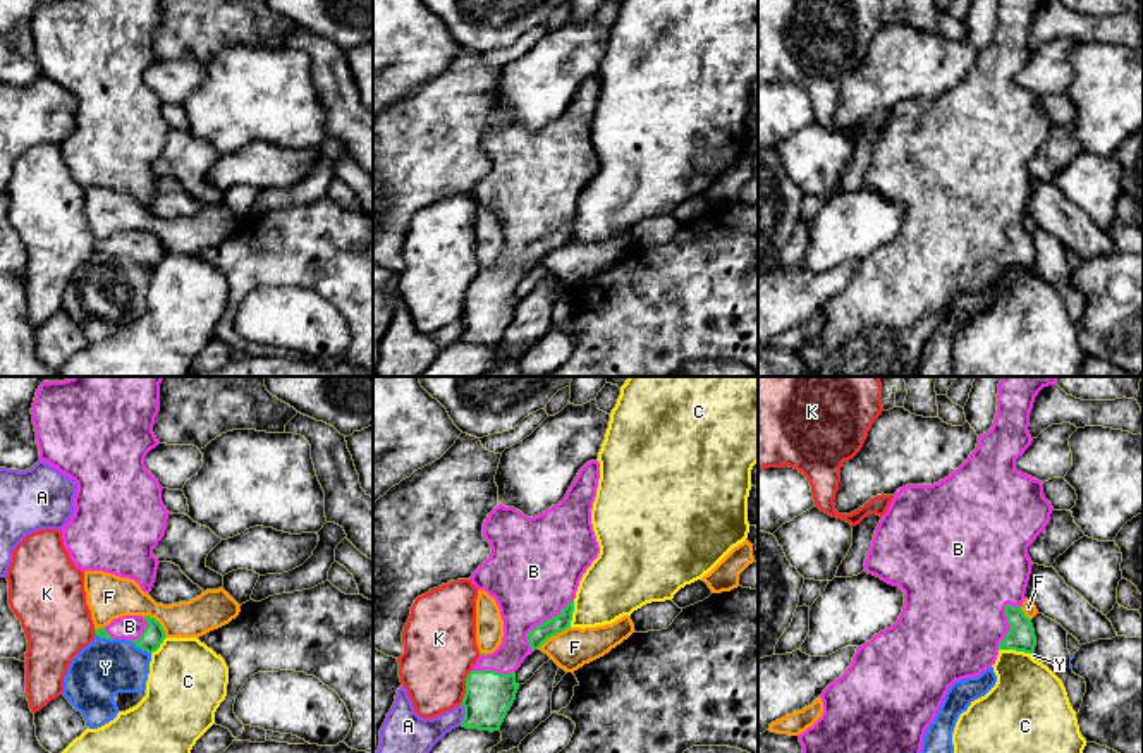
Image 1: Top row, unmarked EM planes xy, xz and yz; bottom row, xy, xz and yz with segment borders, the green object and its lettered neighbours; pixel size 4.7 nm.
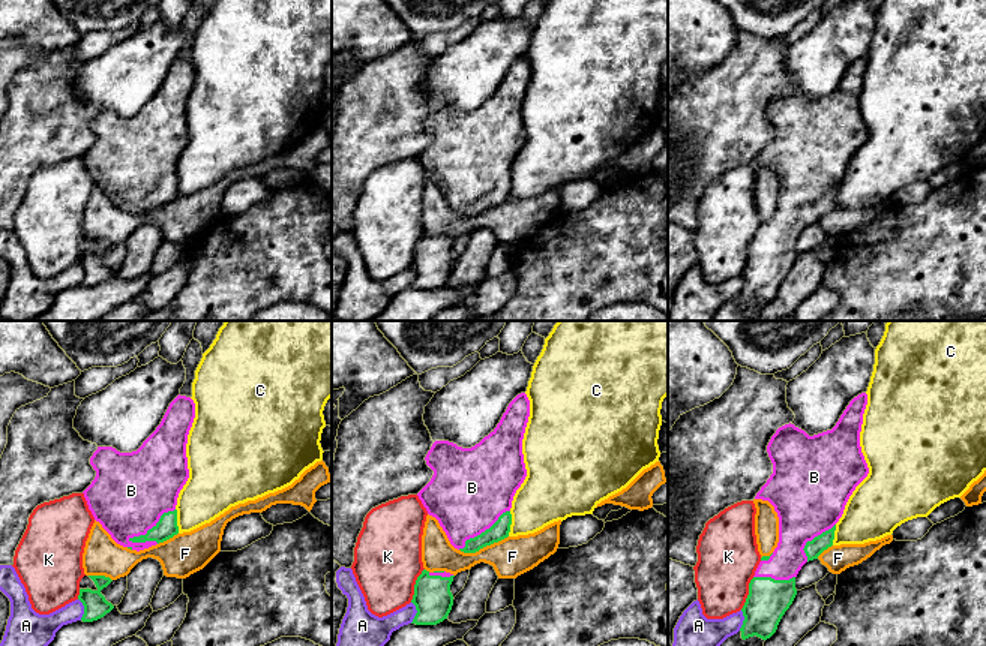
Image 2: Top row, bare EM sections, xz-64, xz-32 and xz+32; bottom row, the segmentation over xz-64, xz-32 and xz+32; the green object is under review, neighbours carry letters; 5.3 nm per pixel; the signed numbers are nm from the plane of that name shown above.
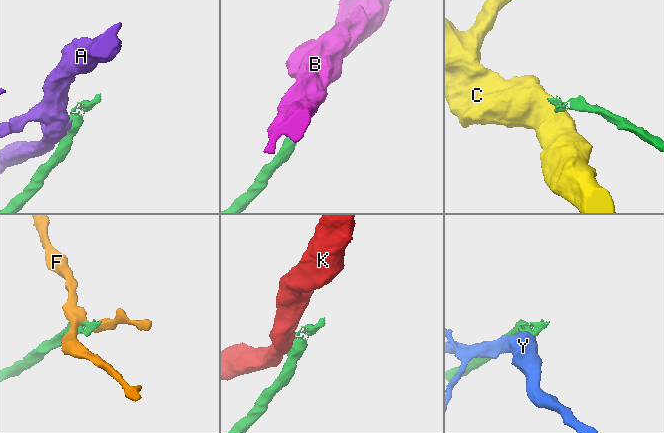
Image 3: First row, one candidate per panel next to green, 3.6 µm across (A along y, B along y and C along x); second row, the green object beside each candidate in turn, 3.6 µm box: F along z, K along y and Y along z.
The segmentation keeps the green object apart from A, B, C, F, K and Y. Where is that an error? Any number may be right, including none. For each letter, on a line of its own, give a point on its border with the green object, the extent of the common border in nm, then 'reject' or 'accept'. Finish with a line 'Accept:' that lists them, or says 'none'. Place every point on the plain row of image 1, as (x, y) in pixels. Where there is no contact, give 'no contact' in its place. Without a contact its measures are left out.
A: meets green in xz at (464, 329); contact 100 nm long; reject
B: meets green in xz at (542, 238); contact 320 nm long; accept
C: meets green in yz at (1014, 263); contact 150 nm long; reject
F: meets green in xz at (552, 250); contact 190 nm long; reject
K: meets green in xz at (466, 301); contact 180 nm long; reject
Y: meets green in xy at (138, 262); contact 140 nm long; reject
Accept: B

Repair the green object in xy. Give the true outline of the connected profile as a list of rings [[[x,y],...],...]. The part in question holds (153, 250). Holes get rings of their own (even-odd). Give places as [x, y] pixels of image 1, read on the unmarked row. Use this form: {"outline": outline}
{"outline": [[[124,230],[113,234],[108,241],[95,244],[95,249],[107,254],[132,256],[148,268],[156,266],[167,253],[162,239],[150,230]]]}

